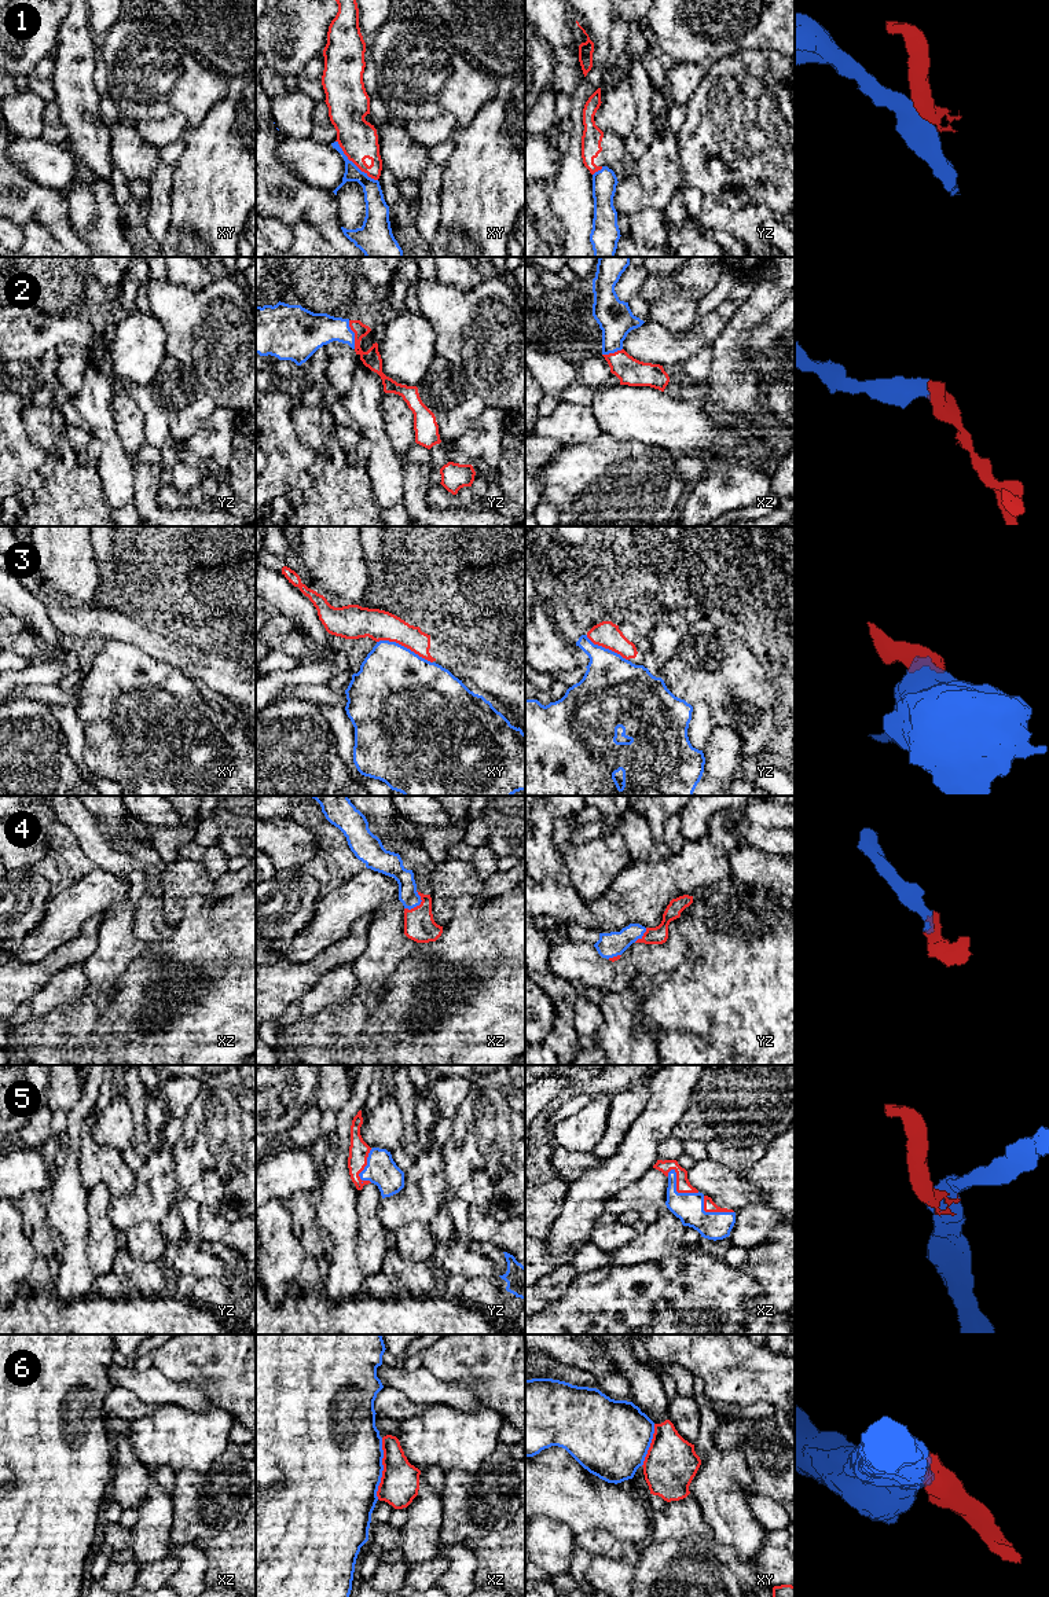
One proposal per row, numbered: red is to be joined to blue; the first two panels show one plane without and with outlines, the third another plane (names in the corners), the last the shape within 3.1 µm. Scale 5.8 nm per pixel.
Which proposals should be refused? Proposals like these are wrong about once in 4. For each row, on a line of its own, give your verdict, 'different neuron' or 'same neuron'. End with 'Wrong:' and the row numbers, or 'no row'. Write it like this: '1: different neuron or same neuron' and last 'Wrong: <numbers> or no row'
1: different neuron
2: same neuron
3: different neuron
4: same neuron
5: same neuron
6: different neuron
Wrong: 1, 3, 6

